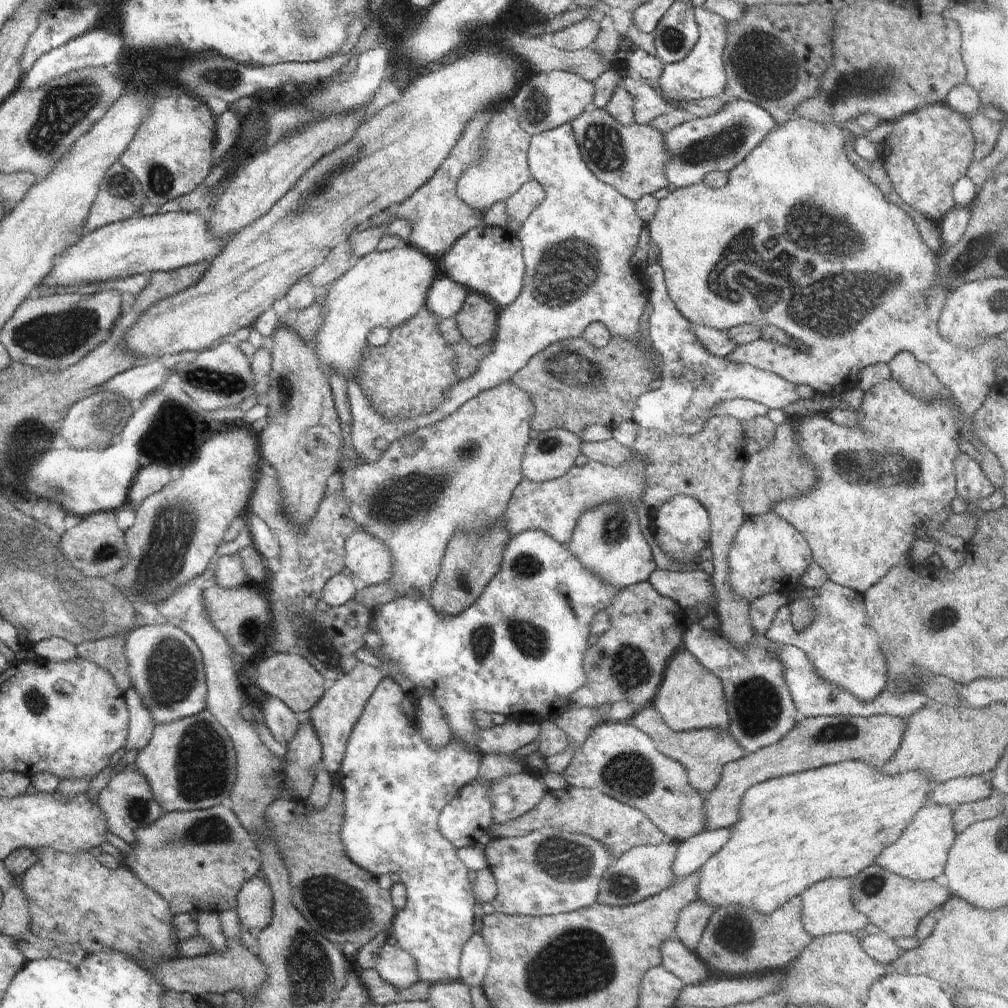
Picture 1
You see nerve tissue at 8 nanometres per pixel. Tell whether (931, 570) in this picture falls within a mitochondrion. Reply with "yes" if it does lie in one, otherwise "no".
no

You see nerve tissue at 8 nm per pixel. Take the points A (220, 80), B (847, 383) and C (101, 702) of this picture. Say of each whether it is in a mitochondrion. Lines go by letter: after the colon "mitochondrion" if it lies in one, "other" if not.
A: mitochondrion
B: other
C: other

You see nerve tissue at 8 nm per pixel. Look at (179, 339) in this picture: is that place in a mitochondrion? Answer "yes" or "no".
no

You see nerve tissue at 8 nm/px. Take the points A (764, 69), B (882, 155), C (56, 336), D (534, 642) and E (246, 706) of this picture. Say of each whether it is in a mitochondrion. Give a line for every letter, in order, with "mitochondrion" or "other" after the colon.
A: mitochondrion
B: other
C: mitochondrion
D: mitochondrion
E: other

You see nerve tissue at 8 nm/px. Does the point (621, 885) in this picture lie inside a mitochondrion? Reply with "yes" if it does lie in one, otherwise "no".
yes

